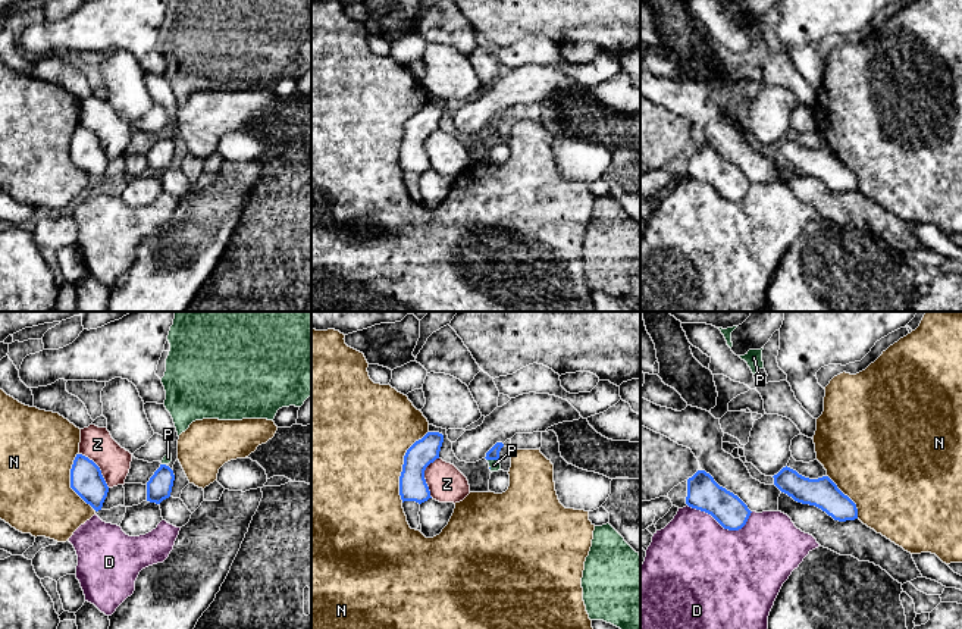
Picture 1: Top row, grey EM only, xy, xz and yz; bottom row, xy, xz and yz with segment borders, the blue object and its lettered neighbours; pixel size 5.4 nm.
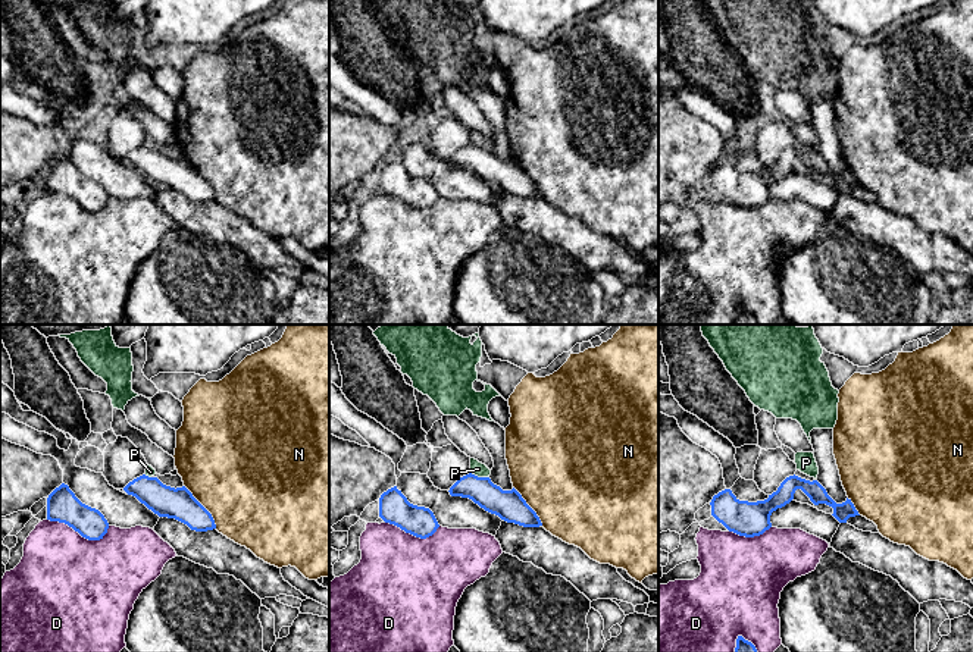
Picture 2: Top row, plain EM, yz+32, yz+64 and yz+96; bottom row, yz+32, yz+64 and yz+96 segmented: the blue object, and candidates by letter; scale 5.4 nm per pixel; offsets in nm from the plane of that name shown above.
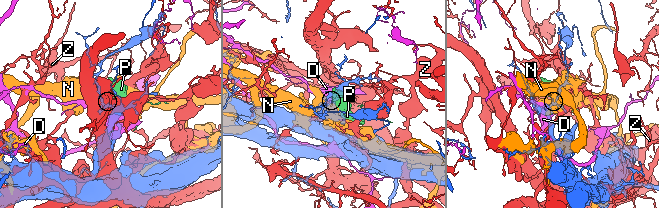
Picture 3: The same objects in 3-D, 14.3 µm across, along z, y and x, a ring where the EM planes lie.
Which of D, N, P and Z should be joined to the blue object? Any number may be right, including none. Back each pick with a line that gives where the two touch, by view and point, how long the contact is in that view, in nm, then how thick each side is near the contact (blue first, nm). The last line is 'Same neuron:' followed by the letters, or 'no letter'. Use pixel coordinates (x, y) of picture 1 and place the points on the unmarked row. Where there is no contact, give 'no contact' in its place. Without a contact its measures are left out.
Same neuron: no letter

